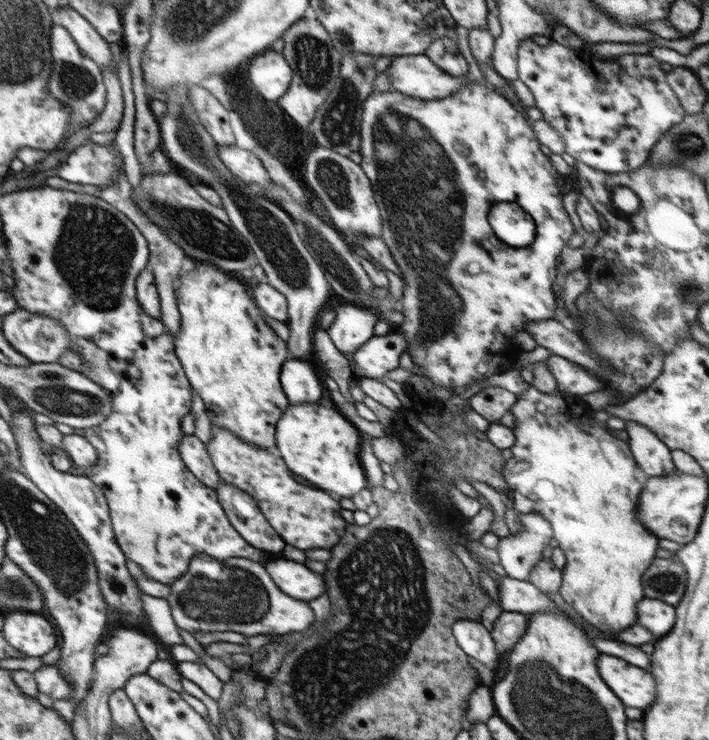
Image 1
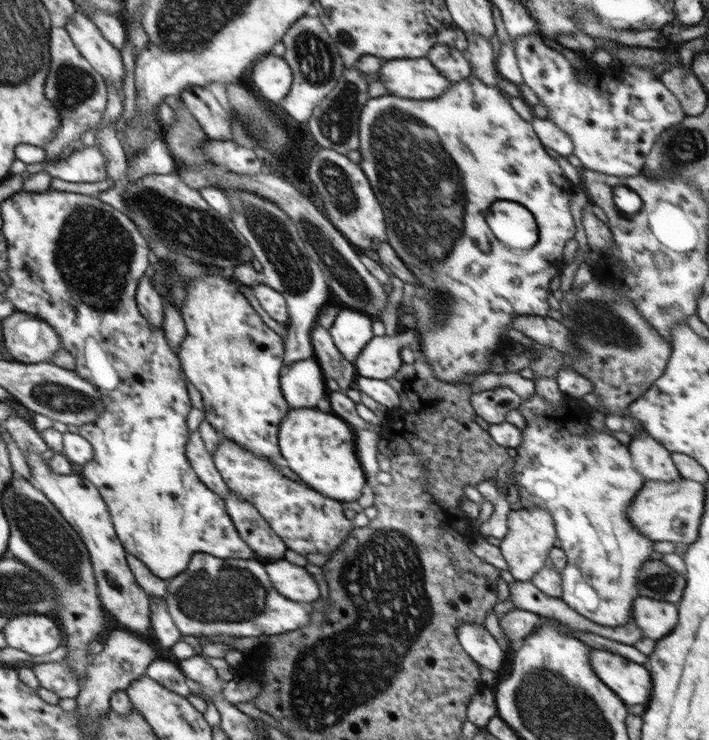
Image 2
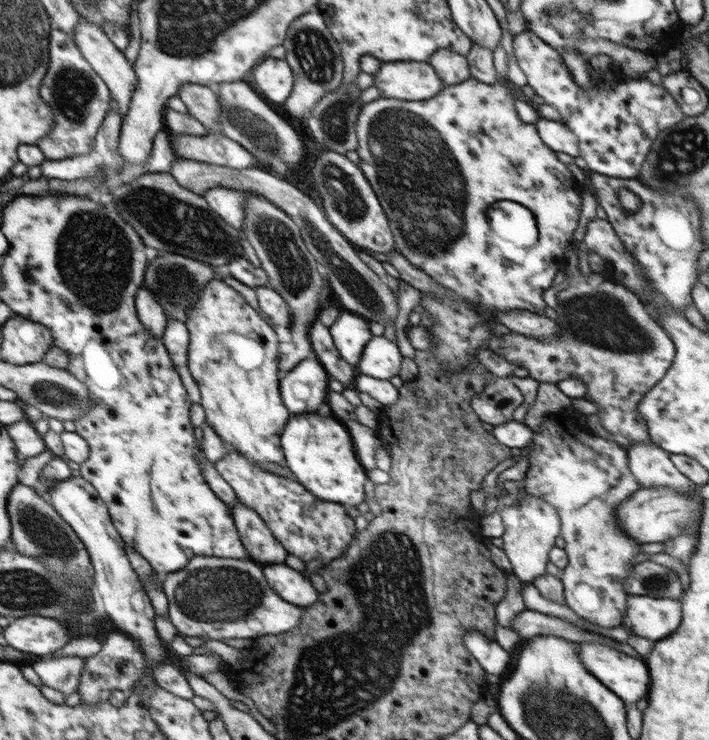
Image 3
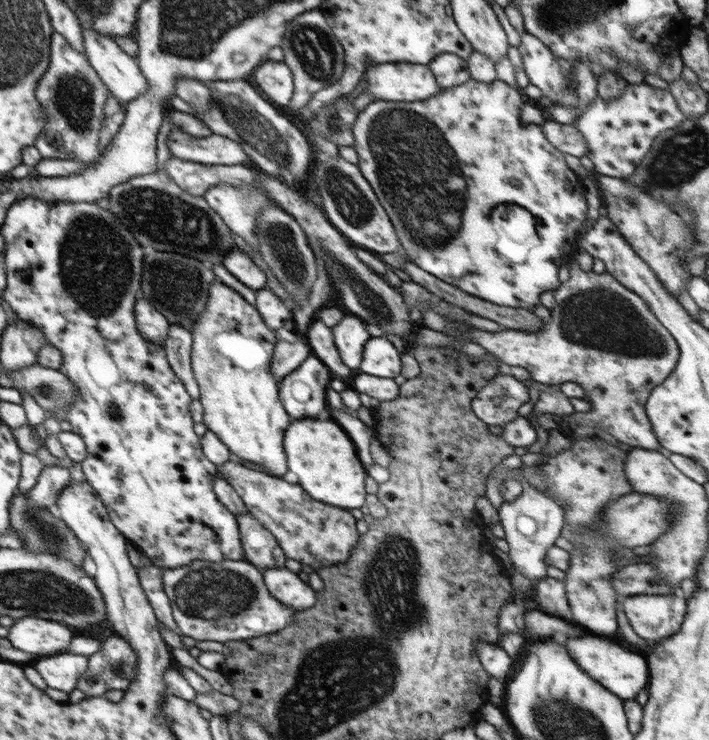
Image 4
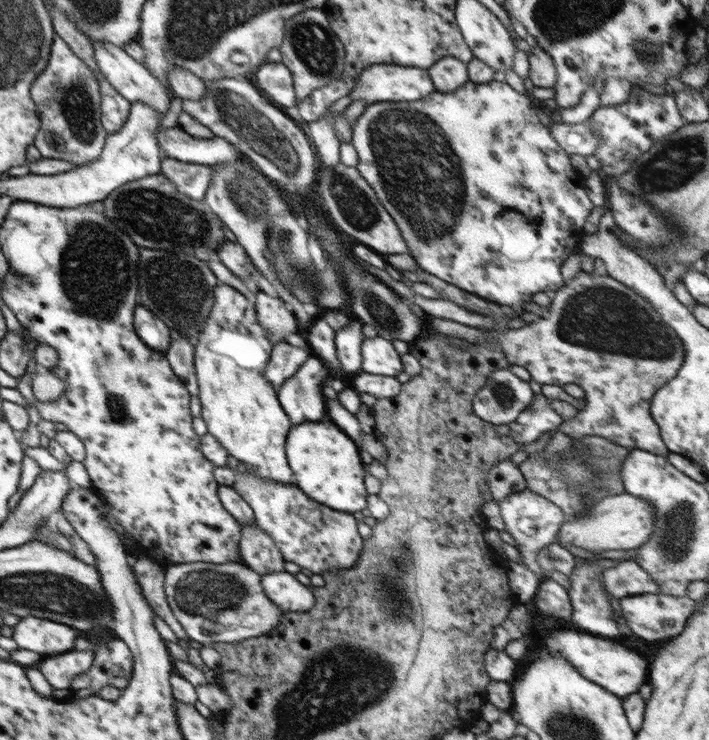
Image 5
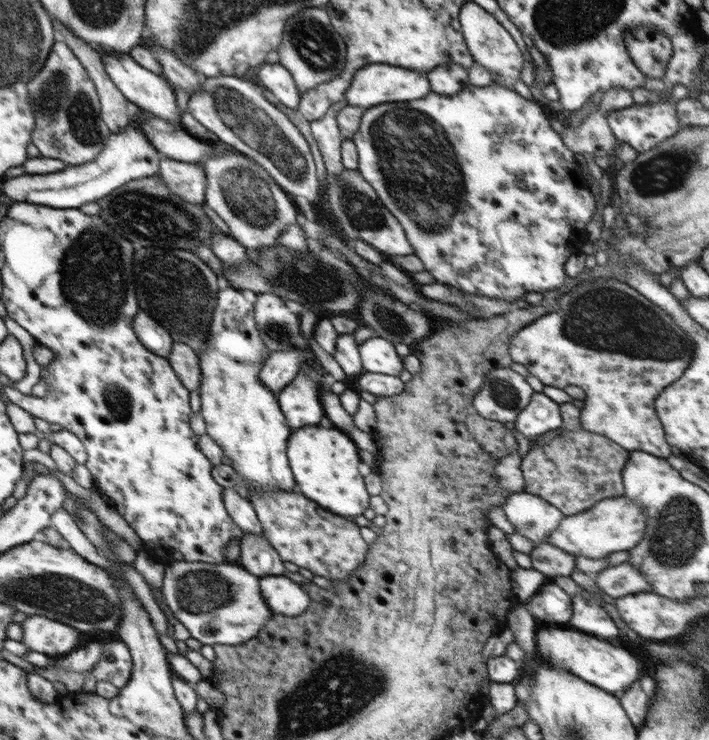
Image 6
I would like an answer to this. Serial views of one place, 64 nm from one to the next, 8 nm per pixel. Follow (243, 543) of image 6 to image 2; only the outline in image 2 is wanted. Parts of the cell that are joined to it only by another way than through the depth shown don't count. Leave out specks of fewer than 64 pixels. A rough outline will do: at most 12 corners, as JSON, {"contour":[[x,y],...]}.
{"contour":[[230,491],[224,506],[260,560],[285,559],[286,545],[250,502]]}

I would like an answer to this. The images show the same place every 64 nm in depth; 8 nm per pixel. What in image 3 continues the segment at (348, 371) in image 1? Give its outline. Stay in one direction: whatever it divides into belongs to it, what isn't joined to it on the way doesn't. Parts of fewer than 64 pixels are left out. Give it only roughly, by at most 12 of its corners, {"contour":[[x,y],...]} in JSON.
{"contour":[[316,320],[309,339],[331,380],[346,388],[354,378],[333,342],[329,327]]}

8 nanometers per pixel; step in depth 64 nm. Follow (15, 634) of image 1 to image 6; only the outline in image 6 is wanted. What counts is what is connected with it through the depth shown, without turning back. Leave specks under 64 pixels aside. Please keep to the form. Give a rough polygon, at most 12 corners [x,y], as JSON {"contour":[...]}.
{"contour":[[30,616],[21,624],[30,651],[71,652],[80,632],[66,623]]}

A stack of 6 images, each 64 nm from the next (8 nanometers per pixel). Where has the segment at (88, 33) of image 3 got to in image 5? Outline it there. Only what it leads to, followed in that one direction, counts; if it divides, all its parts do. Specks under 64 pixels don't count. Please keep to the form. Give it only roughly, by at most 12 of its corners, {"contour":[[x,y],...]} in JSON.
{"contour":[[90,41],[98,72],[161,116],[173,93],[124,49]]}

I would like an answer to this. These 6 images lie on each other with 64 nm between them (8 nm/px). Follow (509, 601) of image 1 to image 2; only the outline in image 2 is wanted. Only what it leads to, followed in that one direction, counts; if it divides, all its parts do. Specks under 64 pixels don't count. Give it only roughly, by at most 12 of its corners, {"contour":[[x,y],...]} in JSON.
{"contour":[[531,580],[510,585],[518,610],[622,644],[645,638],[634,622],[599,626],[561,598],[546,596]]}

